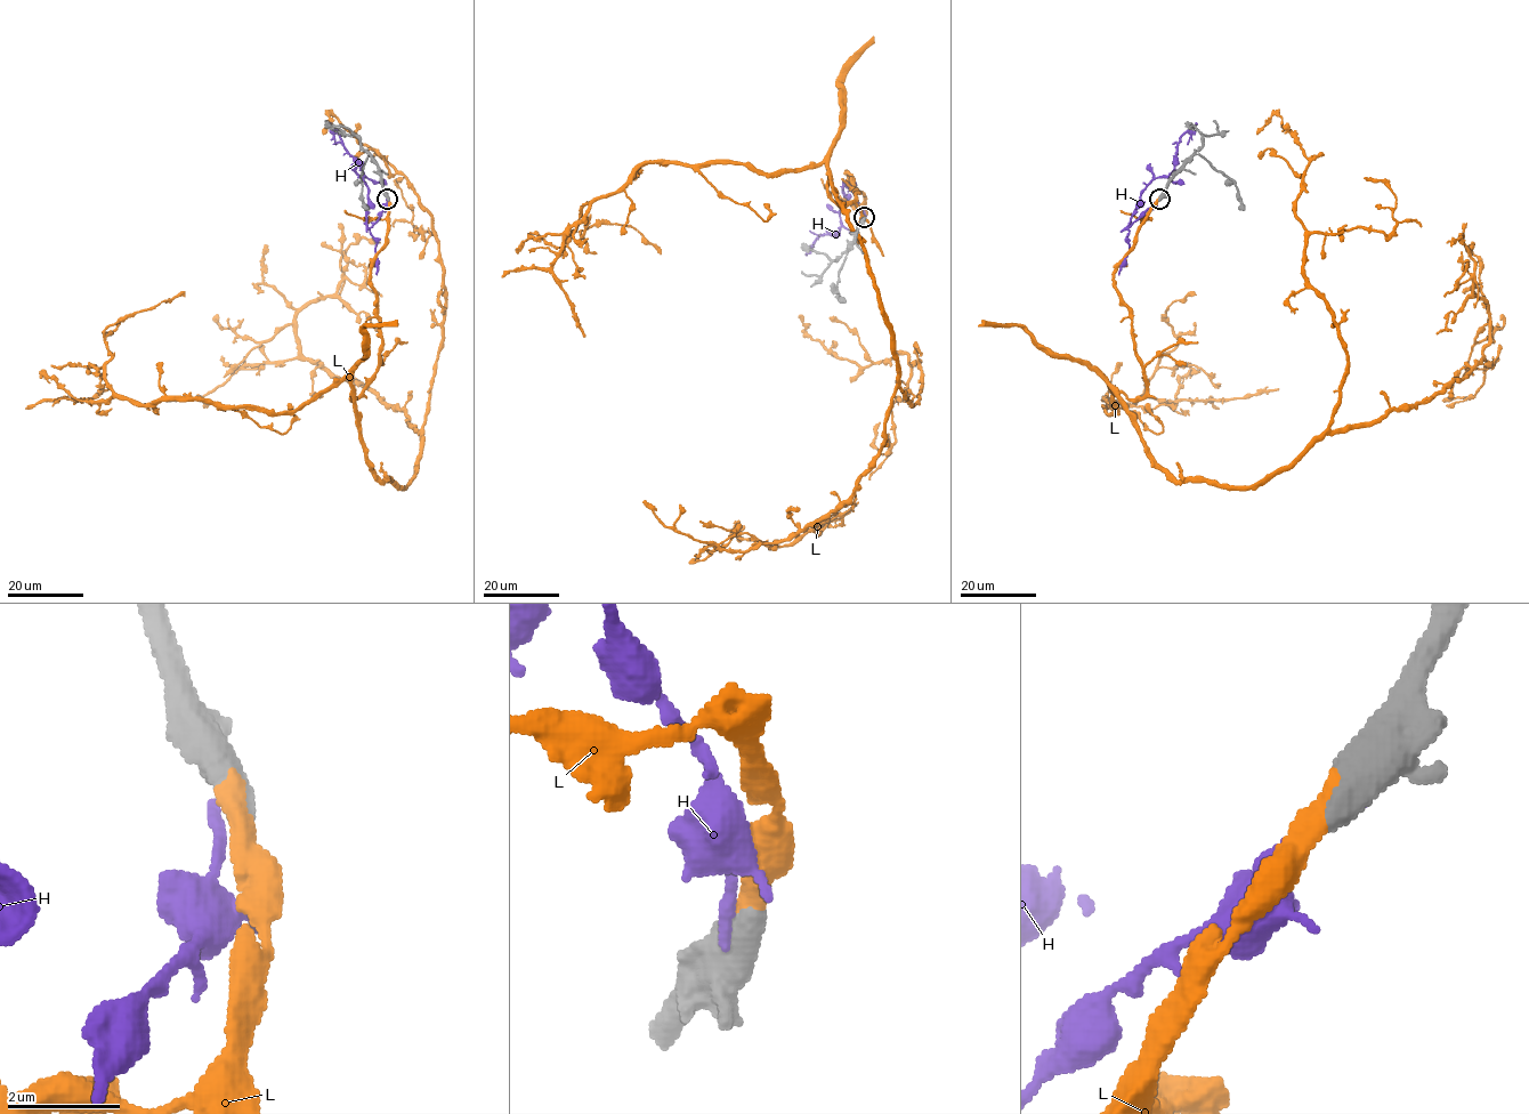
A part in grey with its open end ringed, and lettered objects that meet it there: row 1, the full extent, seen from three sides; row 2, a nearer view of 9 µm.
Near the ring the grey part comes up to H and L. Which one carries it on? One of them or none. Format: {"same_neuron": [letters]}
{"same_neuron": ["L"]}

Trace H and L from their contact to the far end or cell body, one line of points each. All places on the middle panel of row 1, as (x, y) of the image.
H: (863, 218), (857, 199), (844, 185), (840, 229), (819, 236), (811, 245)
L: (864, 218), (852, 178), (839, 204), (830, 178), (919, 400), (919, 361), (839, 360), (799, 315)

